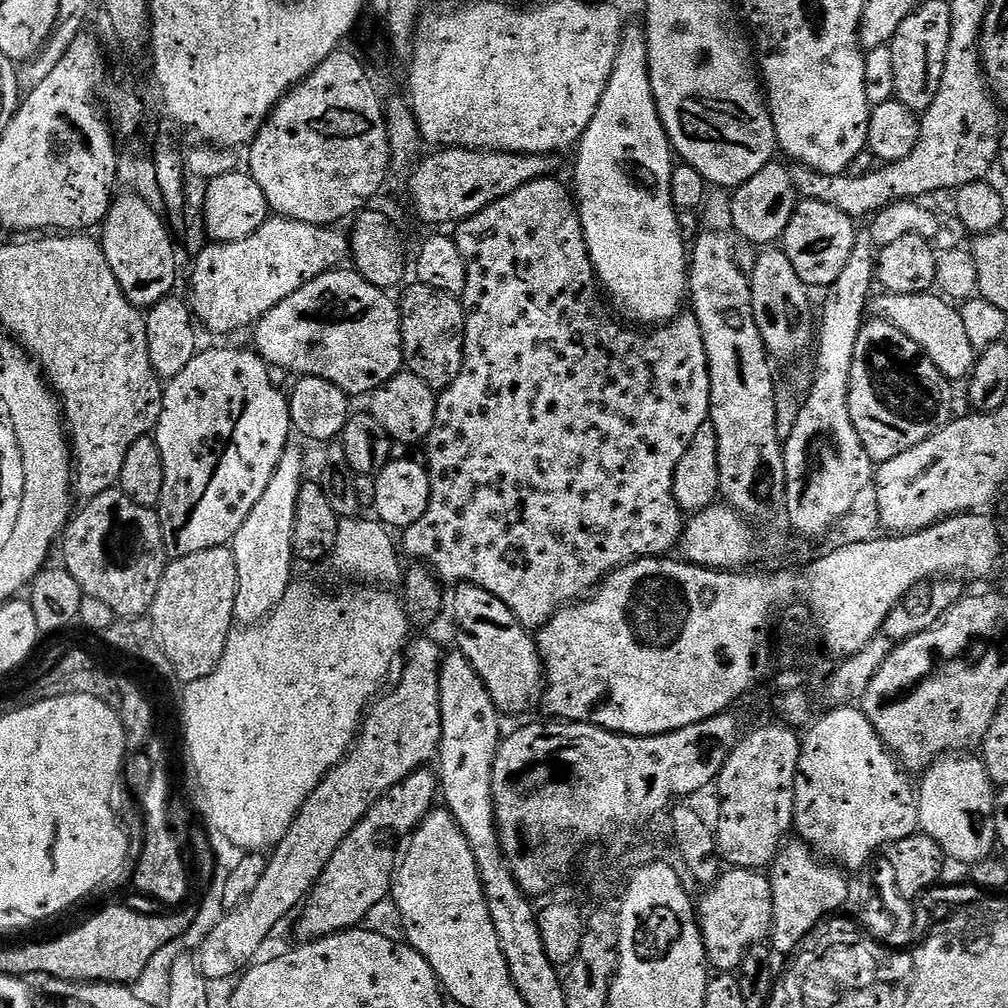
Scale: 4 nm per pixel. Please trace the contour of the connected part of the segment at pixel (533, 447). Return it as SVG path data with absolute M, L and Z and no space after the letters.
M552 179L530 181L509 196L503 196L501 200L486 206L469 220L459 221L457 228L460 229L454 232L455 242L466 262L466 286L462 293L462 303L466 309L464 361L458 378L454 378L454 382L439 393L436 421L432 432L426 437L426 467L432 487L430 506L426 514L418 518L418 522L402 532L405 550L416 556L412 558L417 561L430 565L441 581L456 580L485 587L508 604L528 626L547 624L553 612L591 593L617 568L623 568L637 558L663 556L679 545L684 535L686 516L673 496L675 474L682 456L694 442L702 425L710 420L712 411L706 342L695 315L681 314L655 330L648 330L645 336L640 332L631 332L628 328L619 328L600 301L601 289L594 279L577 201L569 185L567 188Z

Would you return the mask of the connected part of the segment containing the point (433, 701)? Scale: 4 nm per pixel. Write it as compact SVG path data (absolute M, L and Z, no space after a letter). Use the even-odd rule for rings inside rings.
M428 636L414 640L406 648L408 661L404 664L400 685L393 692L385 691L369 707L356 743L301 806L286 838L271 849L269 856L272 857L263 865L257 885L239 905L229 910L203 941L204 952L228 956L230 971L239 973L260 956L260 947L270 930L284 918L291 917L309 899L330 858L334 858L334 850L338 850L346 834L362 822L366 813L395 784L401 784L409 774L437 759L442 738L442 653Z

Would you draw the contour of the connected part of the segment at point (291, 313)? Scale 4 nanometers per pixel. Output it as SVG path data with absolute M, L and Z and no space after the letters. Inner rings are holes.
M337 266L306 282L296 293L278 302L273 309L255 323L255 351L269 365L289 368L303 376L322 376L337 384L352 398L365 392L371 394L405 367L404 325L400 305L391 300L385 289L371 284L366 277L351 267Z

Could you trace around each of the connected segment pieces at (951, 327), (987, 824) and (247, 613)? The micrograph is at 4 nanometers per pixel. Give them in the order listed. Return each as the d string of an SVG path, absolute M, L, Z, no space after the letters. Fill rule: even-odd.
M901 292L893 295L891 319L898 327L938 366L938 370L949 382L956 380L967 381L977 364L978 349L976 350L974 337L966 334L966 325L962 323L962 314L955 303L949 302L943 295L927 292Z
M944 754L932 762L923 773L924 781L918 784L920 806L919 827L922 832L940 844L949 857L961 860L964 866L971 866L993 855L992 847L997 847L996 838L996 792L983 759L976 756L954 756Z
M295 446L284 449L282 458L274 470L274 478L270 478L270 486L262 498L254 505L254 510L242 522L238 534L230 542L232 553L236 555L236 569L238 570L238 586L236 587L236 601L234 602L234 620L240 626L255 626L265 620L282 602L286 590L294 583L292 563L298 560L296 554L296 515L298 514L298 494L306 483L304 476L304 452Z

